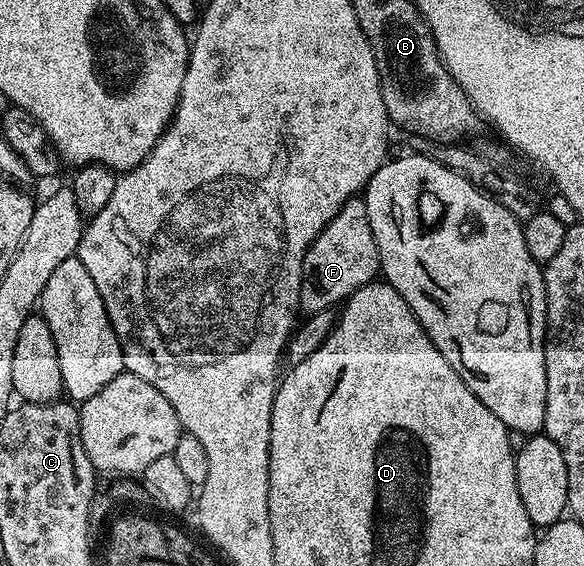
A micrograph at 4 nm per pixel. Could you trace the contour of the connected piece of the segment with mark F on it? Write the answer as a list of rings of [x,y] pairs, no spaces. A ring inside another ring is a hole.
[[[351,198],[335,217],[331,217],[303,257],[300,310],[306,313],[328,311],[344,304],[360,287],[374,282],[380,270],[381,258],[375,245],[375,233],[371,233],[371,217],[367,217],[365,200]]]

